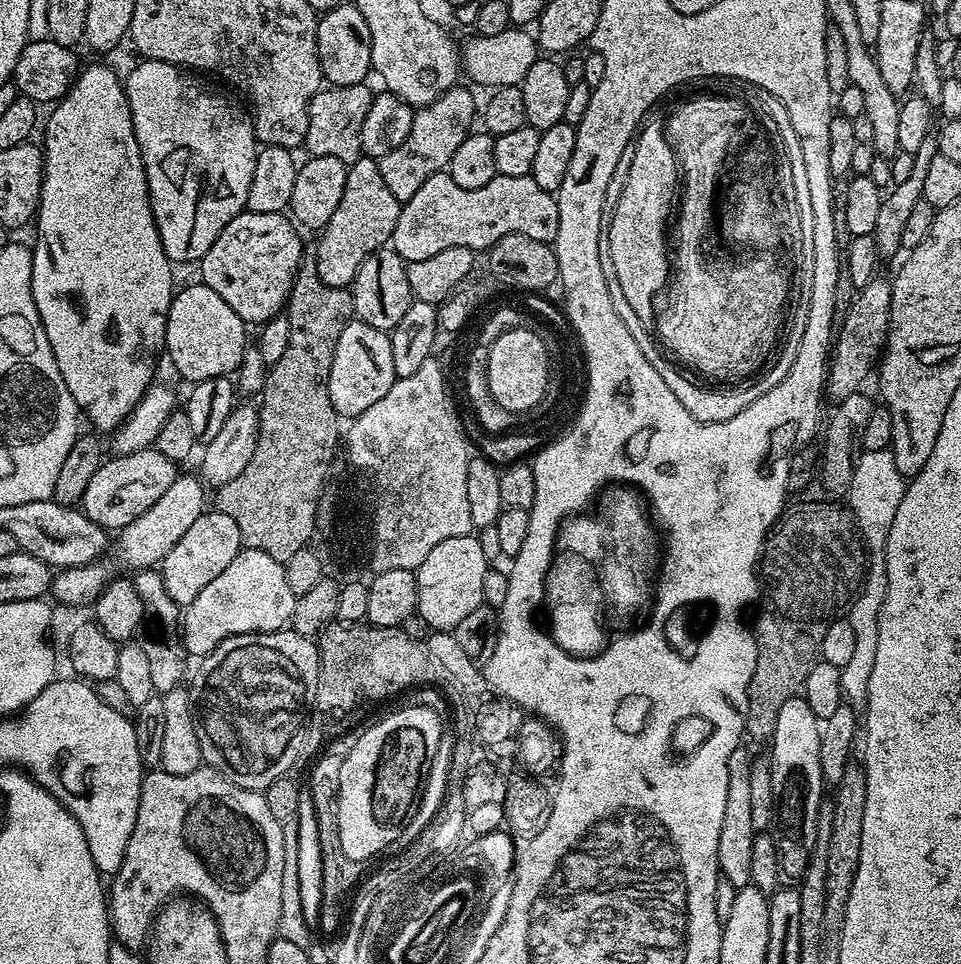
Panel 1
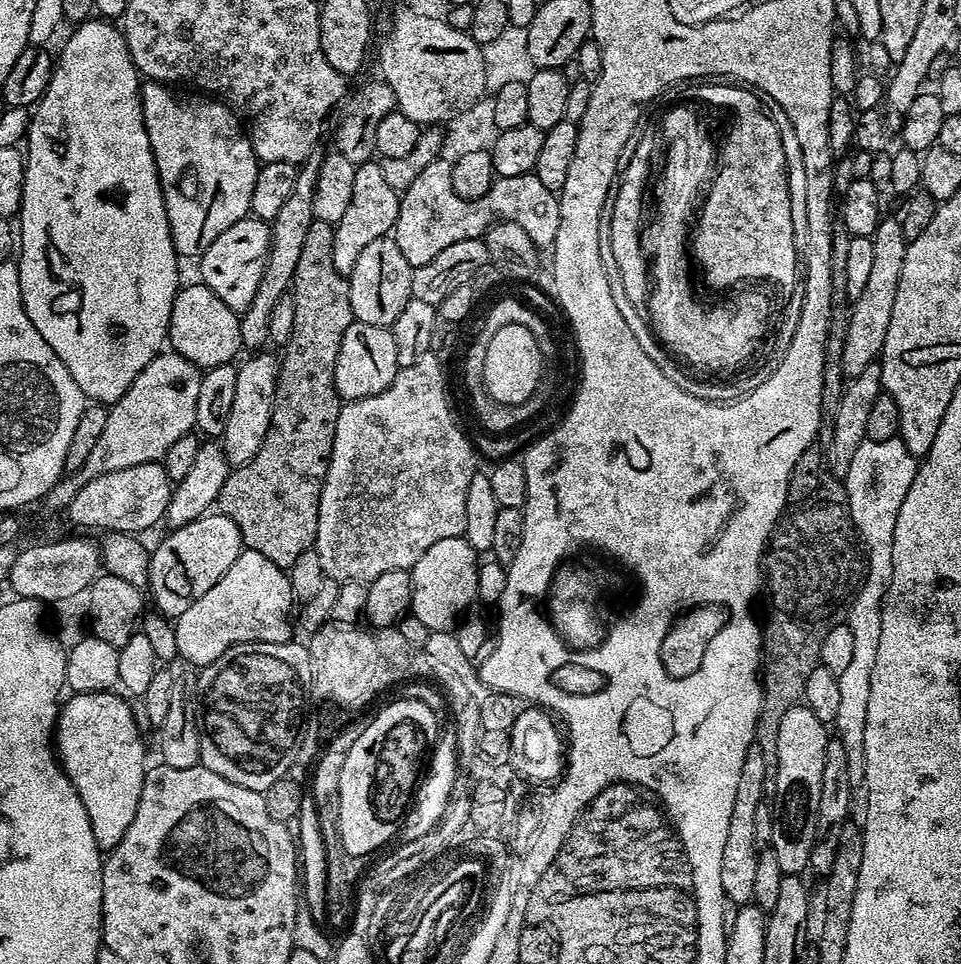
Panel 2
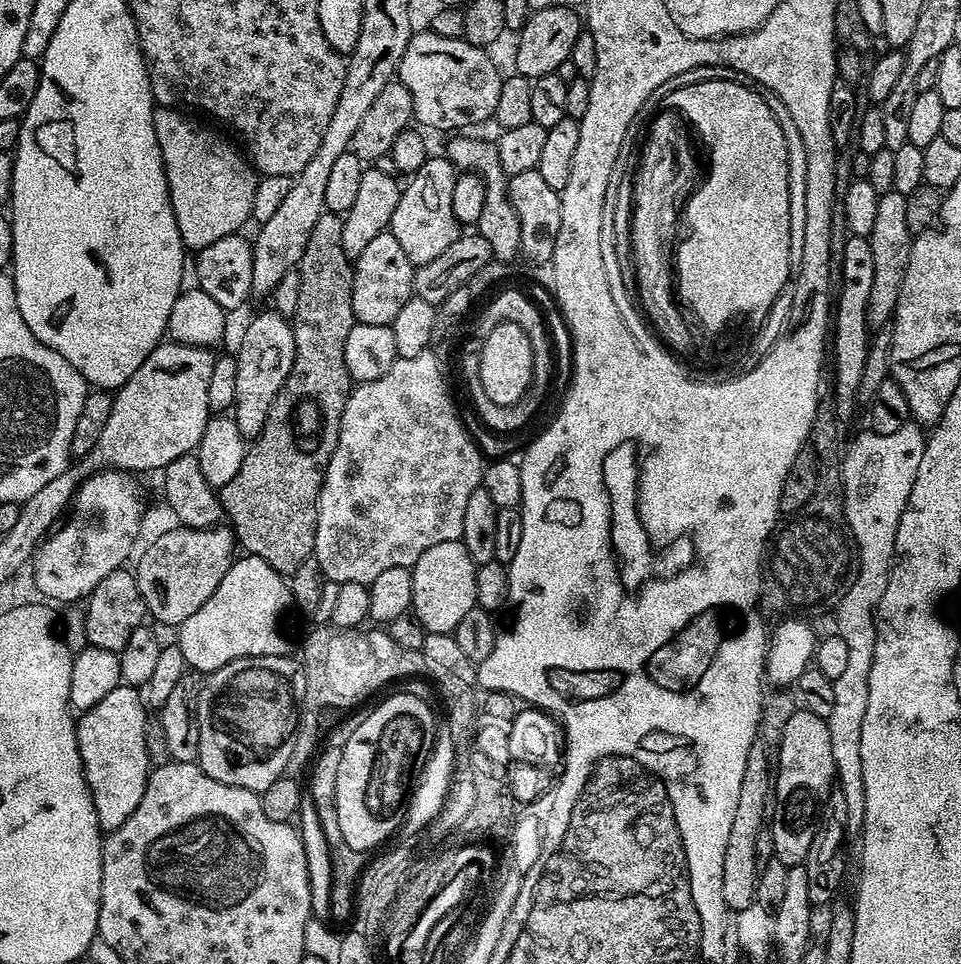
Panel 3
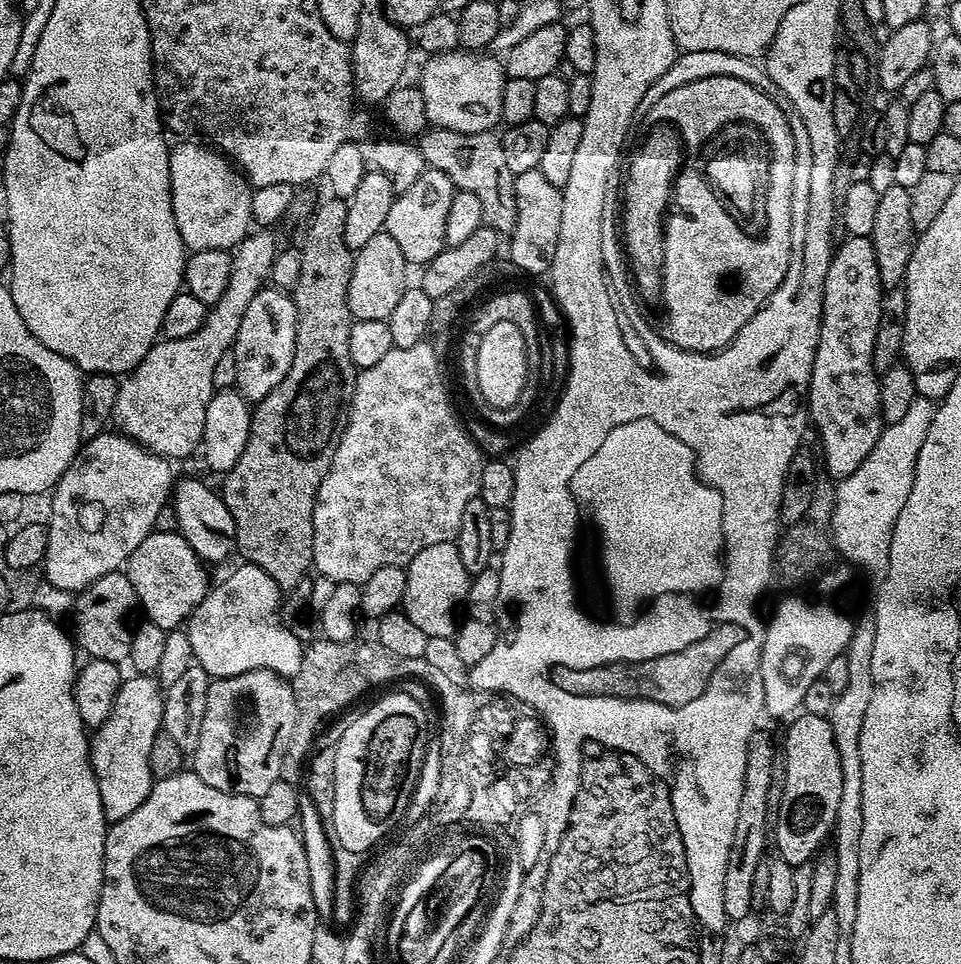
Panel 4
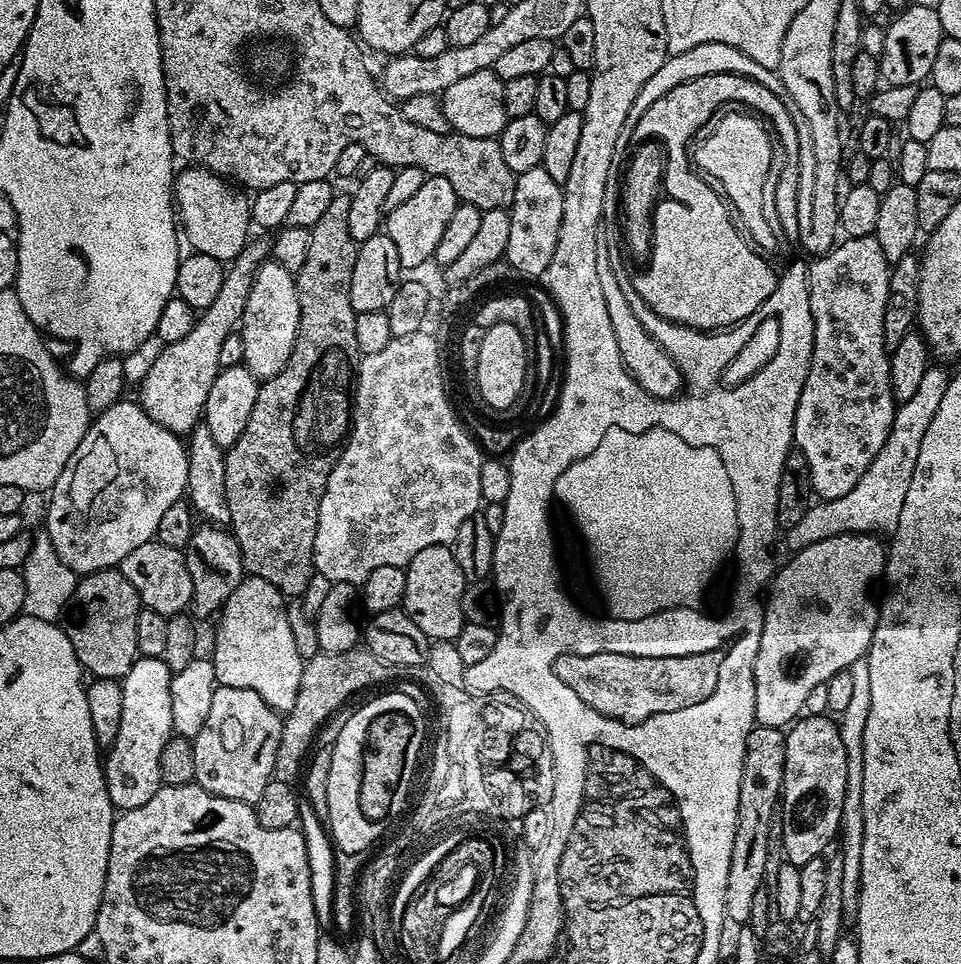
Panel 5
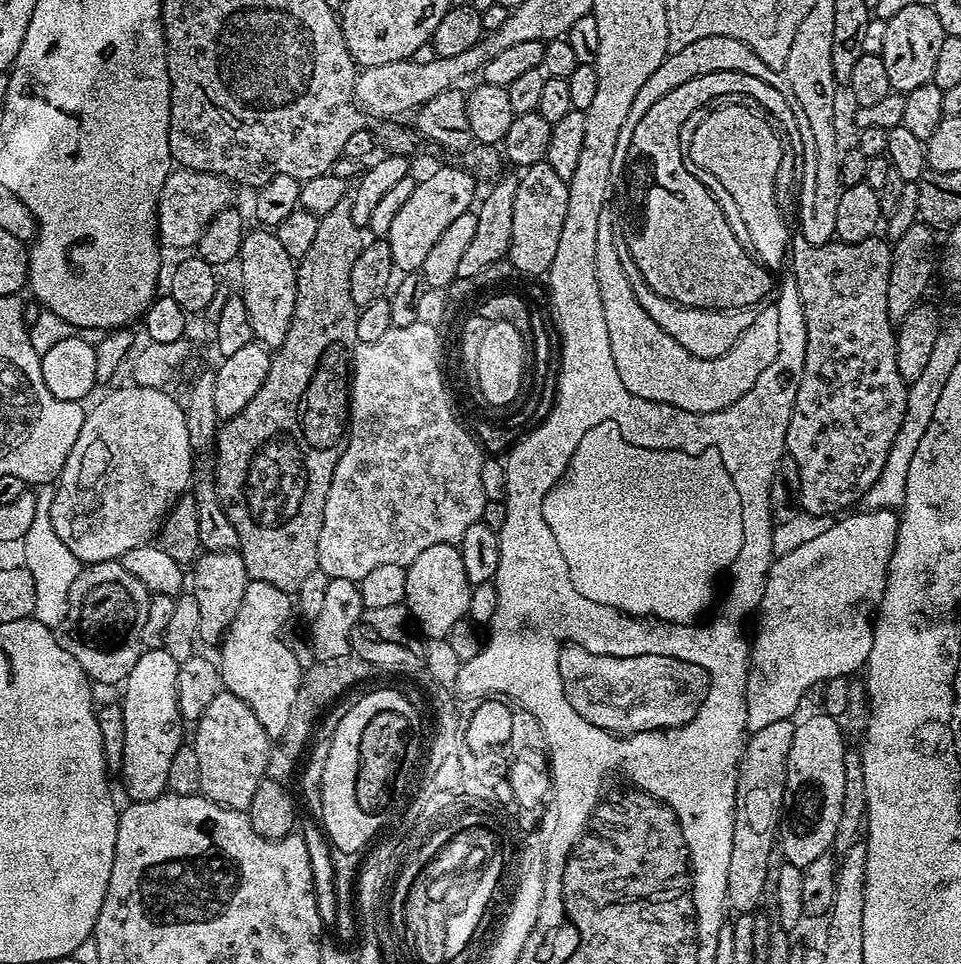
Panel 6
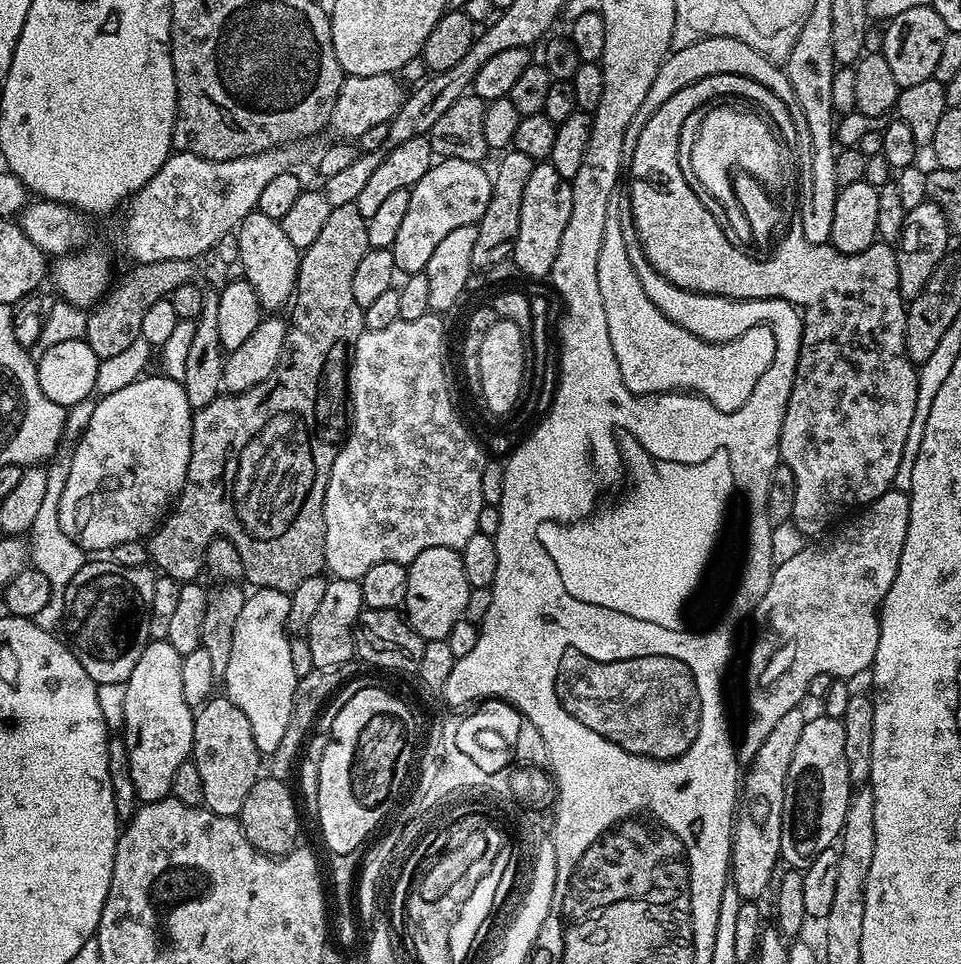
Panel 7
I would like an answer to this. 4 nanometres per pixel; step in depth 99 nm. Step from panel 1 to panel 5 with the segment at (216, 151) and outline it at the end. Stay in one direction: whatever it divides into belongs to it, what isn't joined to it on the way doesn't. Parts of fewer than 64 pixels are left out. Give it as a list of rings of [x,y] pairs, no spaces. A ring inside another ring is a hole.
[[[188,166],[183,169],[185,172],[175,177],[174,180],[174,204],[178,209],[178,220],[182,225],[182,236],[187,247],[192,252],[210,254],[210,258],[218,258],[222,262],[235,260],[236,255],[244,249],[244,245],[250,239],[248,228],[252,224],[252,210],[249,197],[243,191],[237,190],[225,177],[215,176],[208,168],[199,166]]]

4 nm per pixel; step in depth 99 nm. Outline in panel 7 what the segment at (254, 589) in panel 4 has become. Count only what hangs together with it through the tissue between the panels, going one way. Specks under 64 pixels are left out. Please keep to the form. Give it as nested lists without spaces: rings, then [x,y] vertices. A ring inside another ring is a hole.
[[[257,588],[249,591],[244,597],[242,614],[238,618],[238,626],[234,626],[234,634],[230,642],[230,663],[226,665],[226,674],[222,678],[222,688],[230,702],[246,714],[250,721],[250,730],[254,734],[254,746],[262,754],[270,754],[278,750],[286,735],[286,726],[290,726],[290,714],[294,706],[297,678],[294,674],[293,661],[290,659],[290,632],[288,615],[290,614],[290,595],[282,590]]]

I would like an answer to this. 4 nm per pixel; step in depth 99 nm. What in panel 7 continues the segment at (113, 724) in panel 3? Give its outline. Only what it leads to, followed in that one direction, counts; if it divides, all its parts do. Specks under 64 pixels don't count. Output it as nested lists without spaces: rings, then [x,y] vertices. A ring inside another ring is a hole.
[[[149,639],[138,658],[138,666],[123,685],[124,733],[122,739],[130,754],[130,778],[134,778],[140,804],[169,799],[174,774],[192,754],[194,710],[182,694],[184,658],[167,640]]]

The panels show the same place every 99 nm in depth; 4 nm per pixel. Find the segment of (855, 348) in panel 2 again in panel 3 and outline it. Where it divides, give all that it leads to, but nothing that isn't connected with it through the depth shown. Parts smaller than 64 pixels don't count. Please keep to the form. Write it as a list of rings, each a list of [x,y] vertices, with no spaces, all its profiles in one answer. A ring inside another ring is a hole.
[[[894,191],[883,193],[878,202],[878,215],[874,221],[874,230],[868,237],[870,250],[874,250],[874,282],[870,289],[870,302],[866,306],[866,318],[869,325],[884,326],[893,319],[898,294],[902,294],[902,278],[906,274],[906,262],[910,262],[913,239],[914,233],[906,226],[906,196]]]

